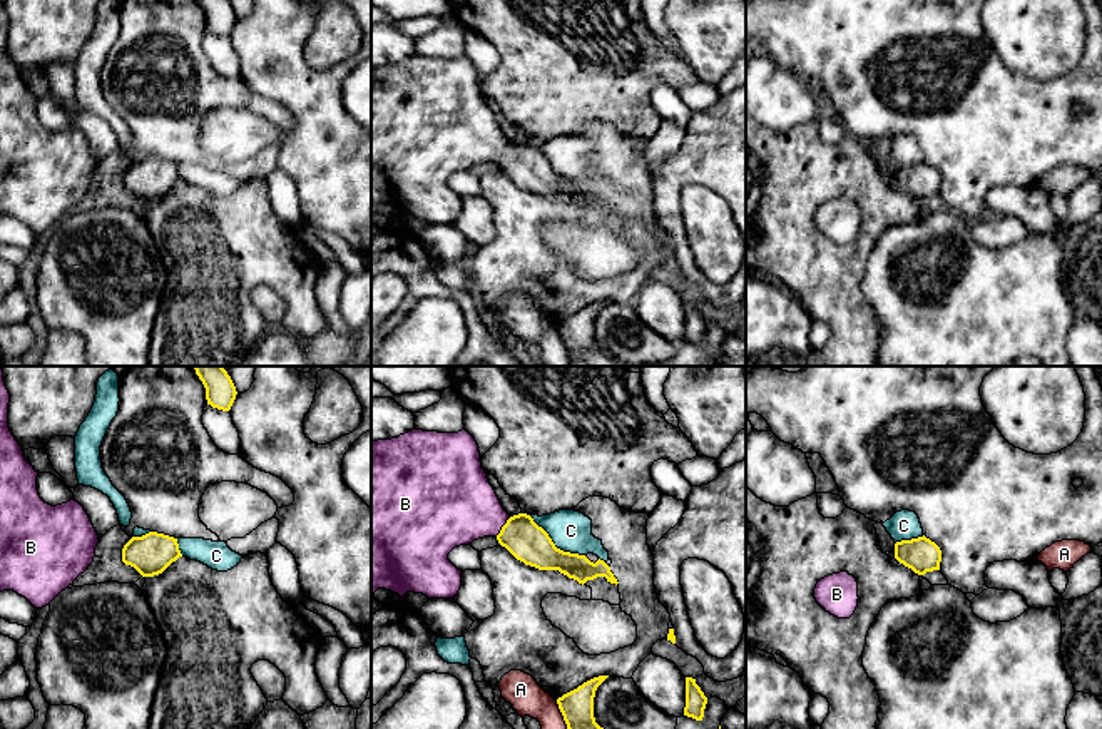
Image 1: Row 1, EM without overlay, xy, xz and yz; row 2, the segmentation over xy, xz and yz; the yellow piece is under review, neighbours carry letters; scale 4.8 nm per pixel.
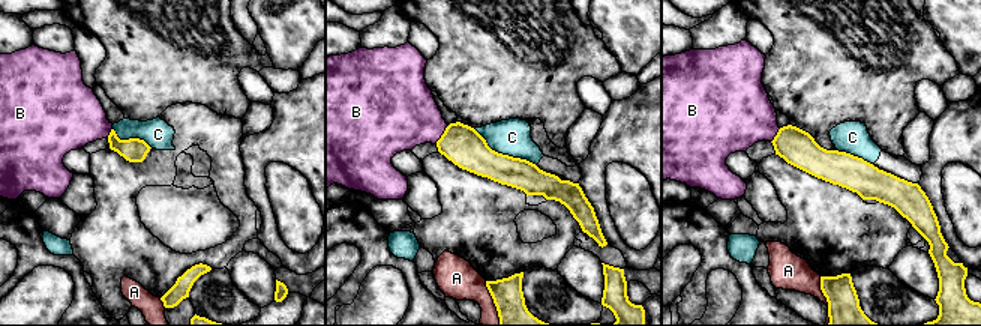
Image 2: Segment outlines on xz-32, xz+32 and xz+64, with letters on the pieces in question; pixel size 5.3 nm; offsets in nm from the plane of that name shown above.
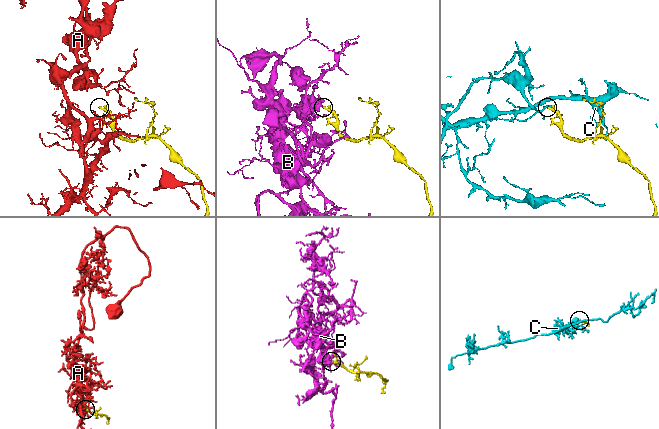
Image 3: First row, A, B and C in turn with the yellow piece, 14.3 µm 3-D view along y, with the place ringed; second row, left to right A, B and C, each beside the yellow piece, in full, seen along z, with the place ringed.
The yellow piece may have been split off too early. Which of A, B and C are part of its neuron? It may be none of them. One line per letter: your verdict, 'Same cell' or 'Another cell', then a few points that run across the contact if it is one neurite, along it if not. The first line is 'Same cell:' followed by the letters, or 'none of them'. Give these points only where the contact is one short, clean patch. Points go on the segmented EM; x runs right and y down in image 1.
Same cell: B
A: Another cell. Line: xz (556, 701), (567, 728)
B: Same cell. Line: xz (520, 535), (502, 527), (455, 505)
C: Another cell

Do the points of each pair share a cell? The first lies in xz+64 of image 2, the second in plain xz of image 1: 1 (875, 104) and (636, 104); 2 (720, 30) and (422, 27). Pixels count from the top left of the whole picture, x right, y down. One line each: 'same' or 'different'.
1: same
2: different

